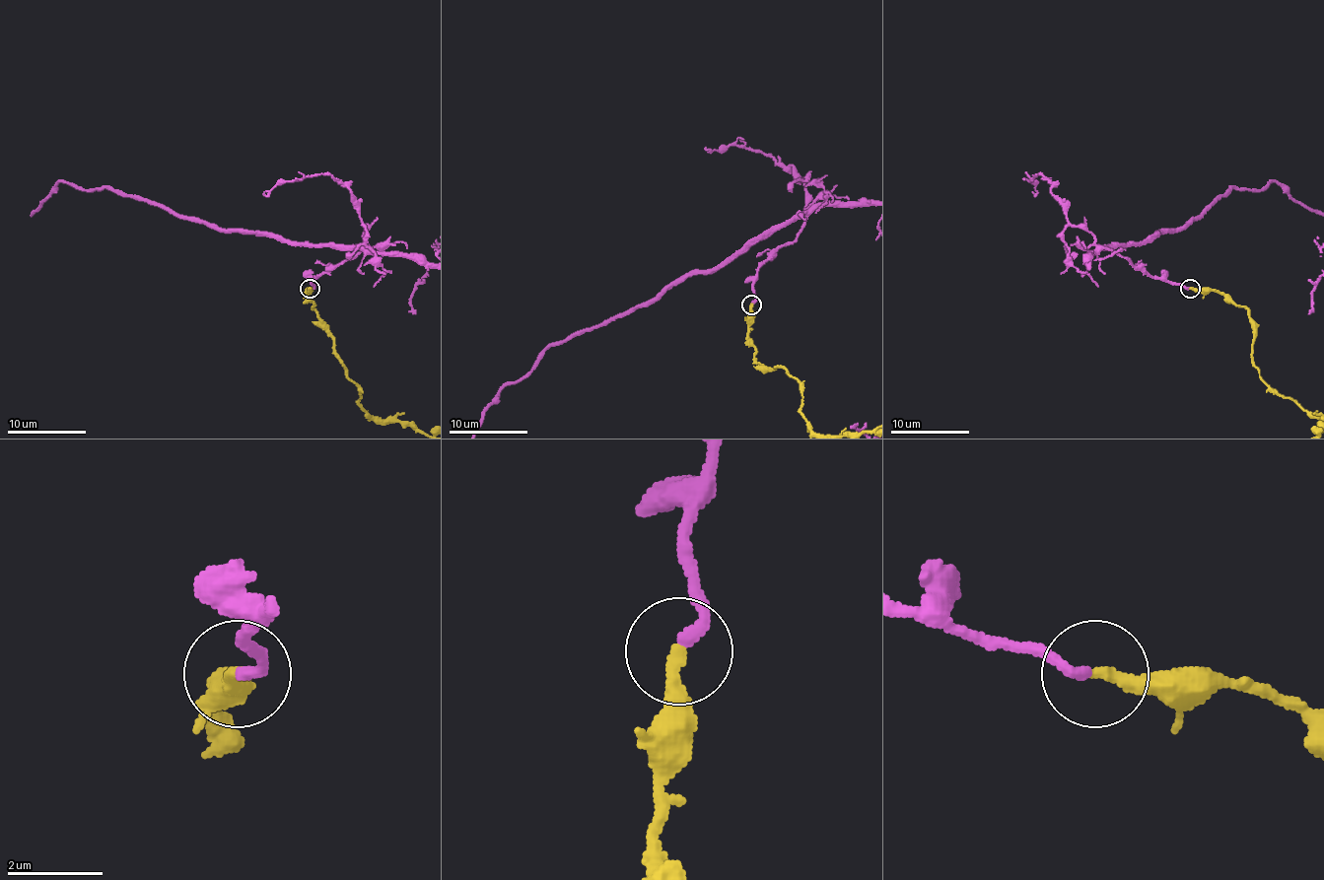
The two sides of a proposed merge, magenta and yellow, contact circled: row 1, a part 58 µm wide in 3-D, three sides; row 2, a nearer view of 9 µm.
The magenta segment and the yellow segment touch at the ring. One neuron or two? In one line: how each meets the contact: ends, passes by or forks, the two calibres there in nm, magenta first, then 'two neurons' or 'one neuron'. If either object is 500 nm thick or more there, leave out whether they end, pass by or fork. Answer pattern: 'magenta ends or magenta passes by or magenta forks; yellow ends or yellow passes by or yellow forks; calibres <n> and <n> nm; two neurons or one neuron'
magenta ends; yellow ends; calibres 240 and 280 nm; one neuron

